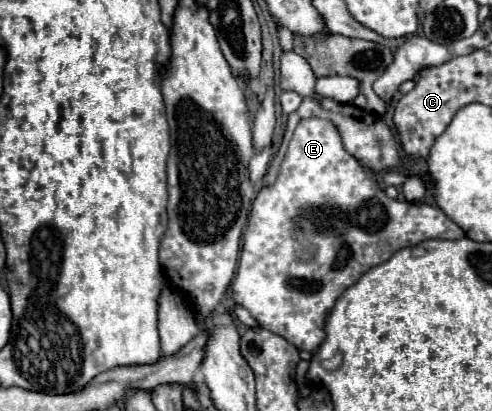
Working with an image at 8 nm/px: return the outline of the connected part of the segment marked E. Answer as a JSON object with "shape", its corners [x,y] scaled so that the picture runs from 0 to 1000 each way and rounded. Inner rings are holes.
{"shape":[[[612,290],[571,397],[563,440],[551,455],[535,455],[514,489],[506,547],[494,567],[482,669],[470,689],[474,727],[494,742],[530,796],[583,825],[604,849],[636,859],[661,825],[661,776],[681,732],[713,689],[730,684],[738,659],[787,635],[811,601],[843,596],[856,582],[937,582],[941,572],[941,557],[888,504],[791,489],[762,421],[701,367],[689,314],[673,294]],[[604,606],[636,606],[636,620],[604,630]]]}

